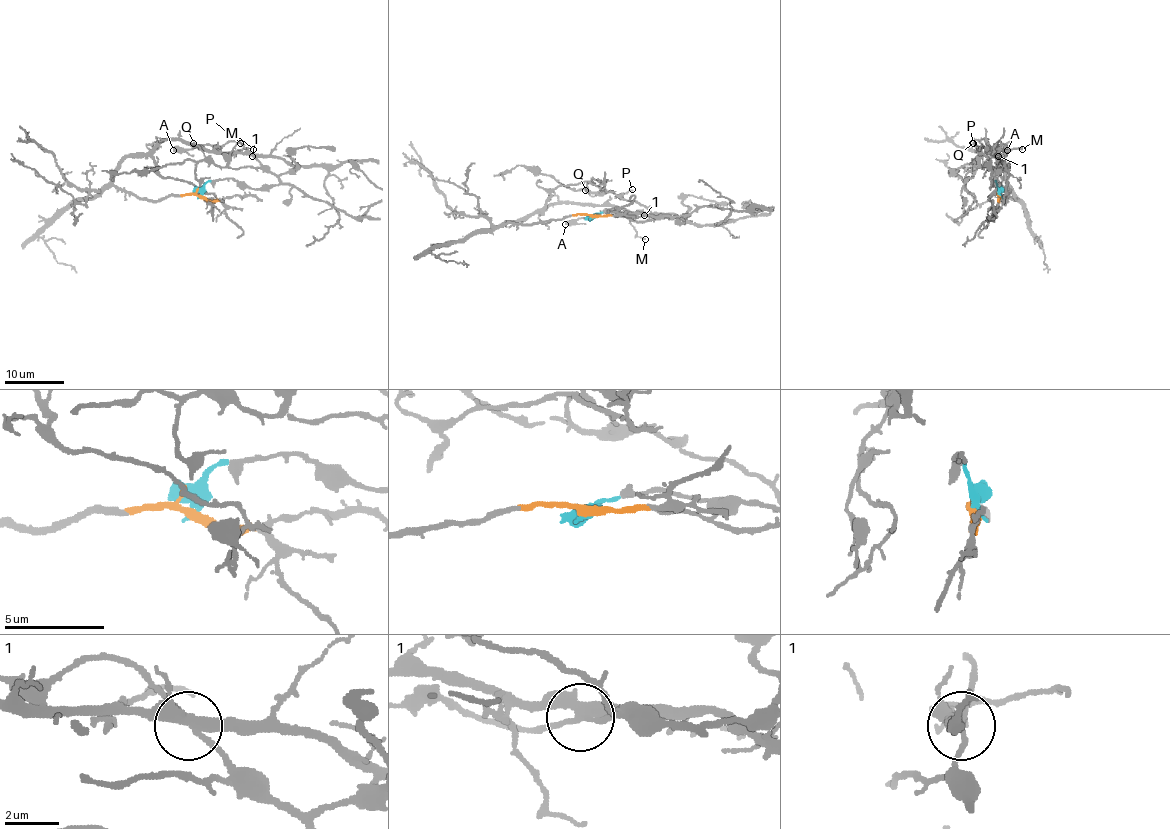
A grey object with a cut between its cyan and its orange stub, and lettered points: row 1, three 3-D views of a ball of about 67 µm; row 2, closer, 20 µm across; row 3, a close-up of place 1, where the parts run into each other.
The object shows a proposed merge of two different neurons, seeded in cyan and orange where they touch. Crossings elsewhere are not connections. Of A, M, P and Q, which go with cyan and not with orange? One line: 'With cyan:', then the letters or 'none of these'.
With cyan: A, P, Q

